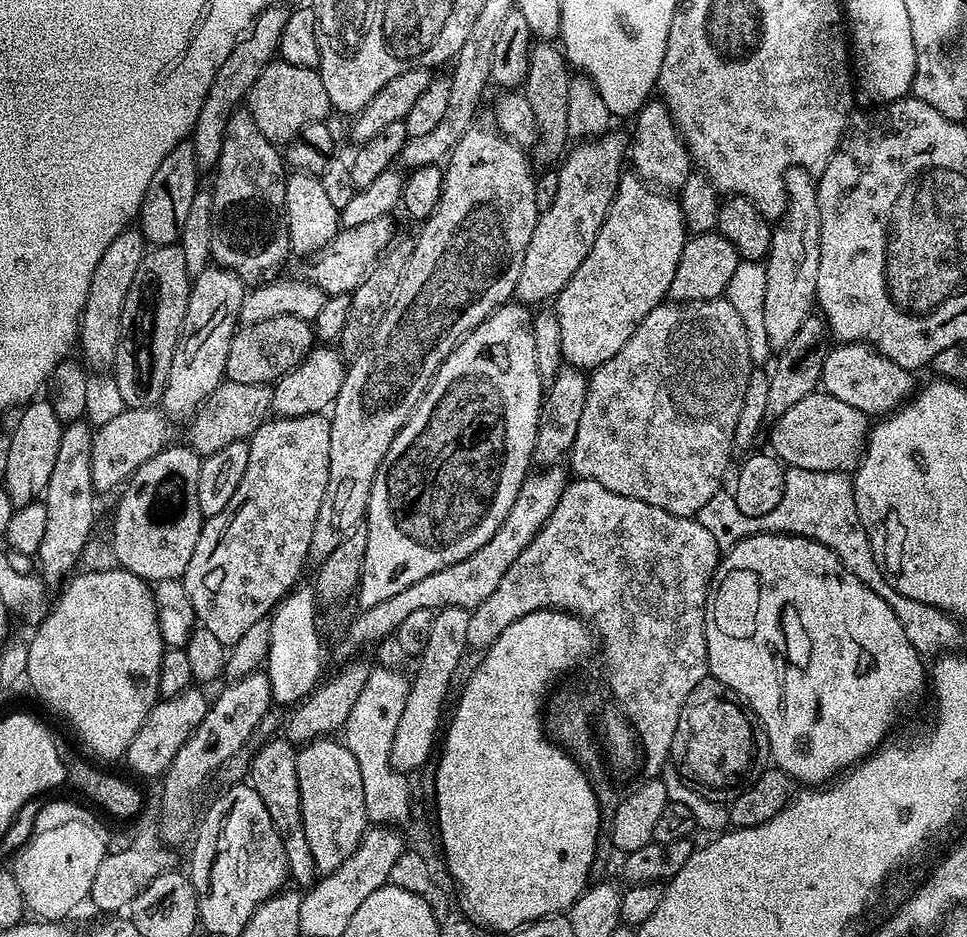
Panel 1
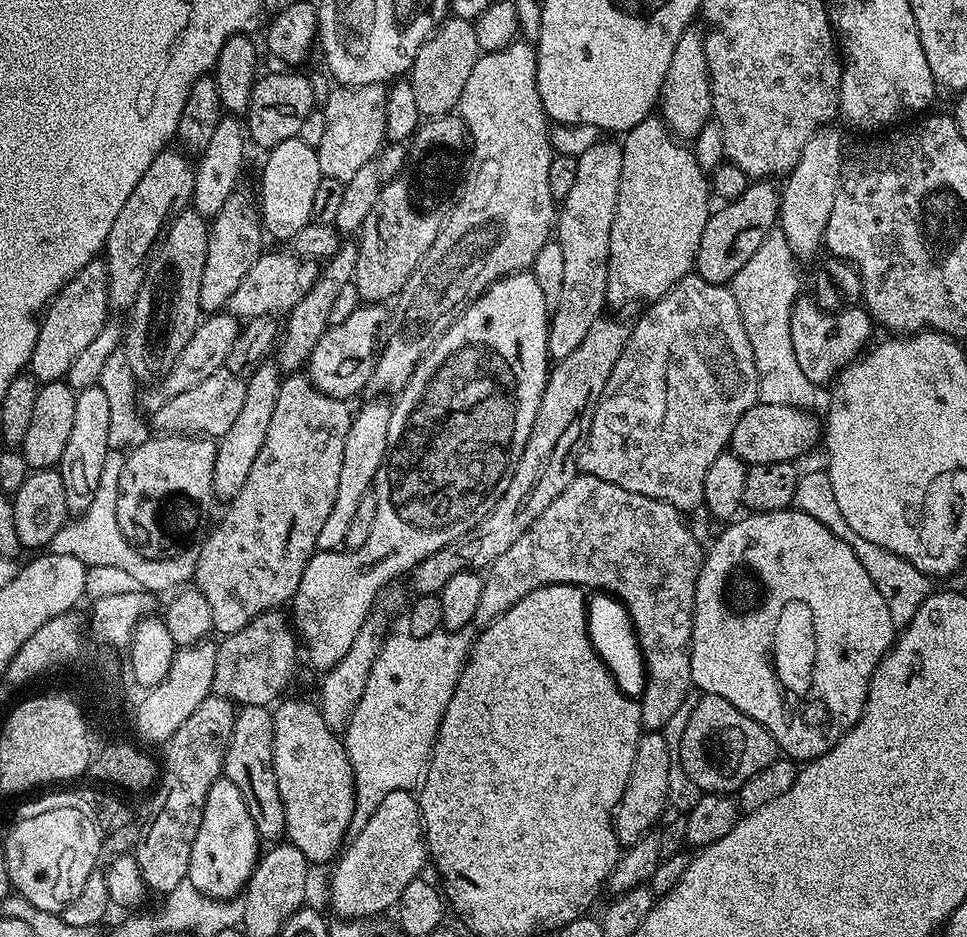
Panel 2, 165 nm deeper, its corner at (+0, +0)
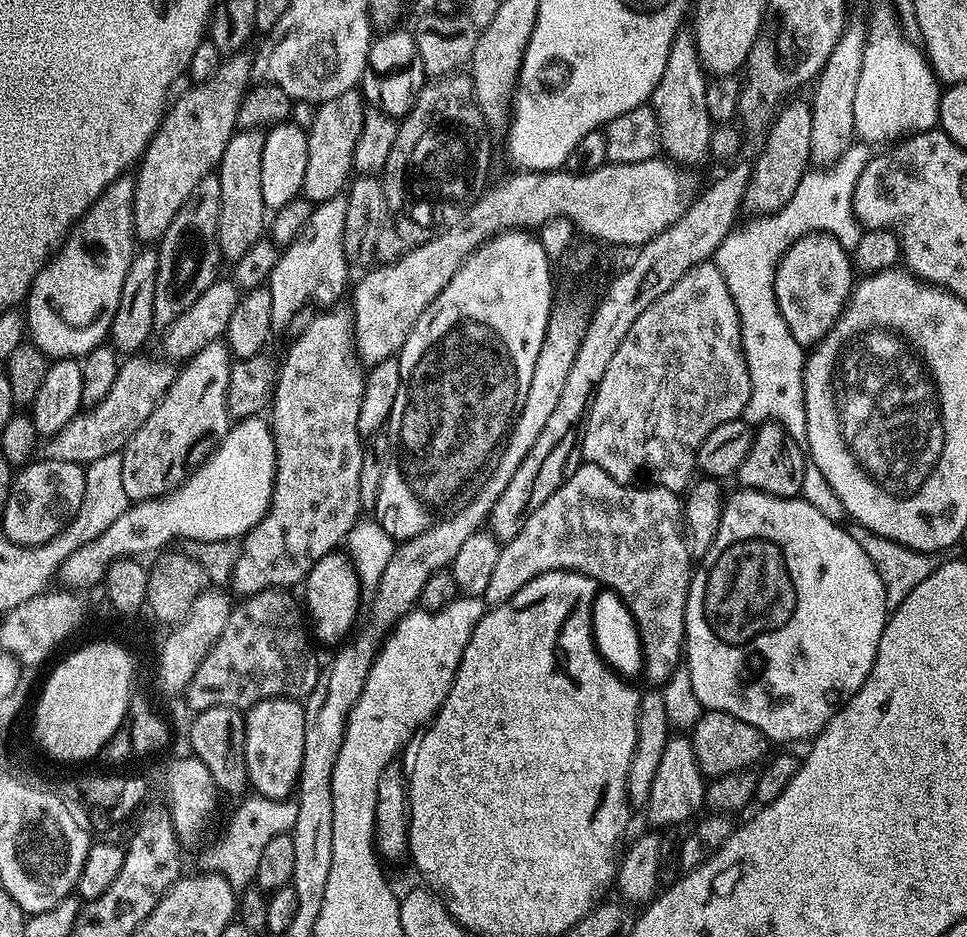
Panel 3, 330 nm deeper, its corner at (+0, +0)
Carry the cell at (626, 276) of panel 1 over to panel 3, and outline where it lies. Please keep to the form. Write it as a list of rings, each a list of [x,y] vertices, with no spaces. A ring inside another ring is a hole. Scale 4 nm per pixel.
[[[691,31],[677,32],[670,46],[670,58],[666,58],[666,70],[658,78],[650,105],[660,128],[659,147],[666,153],[667,159],[680,166],[696,164],[708,156],[708,143],[714,127],[710,114],[706,110],[706,86],[709,77],[698,58],[696,37]]]

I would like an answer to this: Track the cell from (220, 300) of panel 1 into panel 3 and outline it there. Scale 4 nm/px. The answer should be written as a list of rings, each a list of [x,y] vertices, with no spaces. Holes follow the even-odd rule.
[[[259,128],[238,130],[226,142],[226,151],[218,165],[222,202],[218,214],[218,242],[225,261],[235,262],[262,239],[266,232],[266,209],[262,202],[262,146],[265,133]]]

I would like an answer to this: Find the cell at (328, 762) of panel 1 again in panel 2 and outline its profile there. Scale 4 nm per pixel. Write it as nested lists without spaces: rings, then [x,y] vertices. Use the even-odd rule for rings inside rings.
[[[287,700],[277,703],[272,713],[274,778],[278,778],[278,794],[282,794],[282,806],[286,810],[286,840],[302,850],[309,865],[331,865],[345,847],[350,834],[348,827],[354,816],[354,774],[348,761],[348,751],[344,749],[343,739],[330,726],[326,726],[319,703]]]

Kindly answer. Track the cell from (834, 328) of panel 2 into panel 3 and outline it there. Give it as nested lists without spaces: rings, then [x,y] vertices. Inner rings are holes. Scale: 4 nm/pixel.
[[[812,232],[794,241],[776,267],[774,294],[794,342],[814,346],[844,313],[854,287],[854,265],[849,249],[825,232]]]

